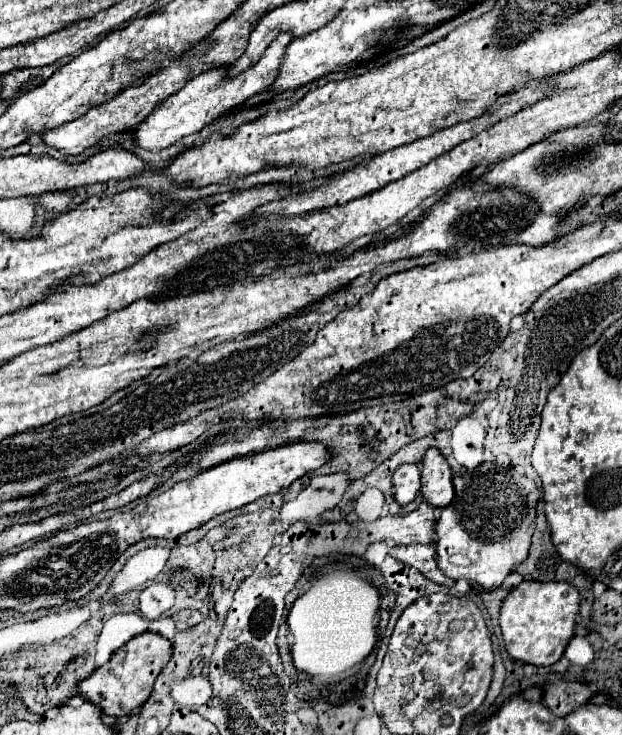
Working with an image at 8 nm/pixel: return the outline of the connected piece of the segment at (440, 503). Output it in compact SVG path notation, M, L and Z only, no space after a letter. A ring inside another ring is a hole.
M429 449L421 461L421 495L433 507L449 507L455 497L453 473L437 449Z

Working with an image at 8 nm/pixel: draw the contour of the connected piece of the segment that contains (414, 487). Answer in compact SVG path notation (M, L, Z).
M401 465L393 473L393 497L399 505L407 505L415 499L419 491L419 467L417 465Z

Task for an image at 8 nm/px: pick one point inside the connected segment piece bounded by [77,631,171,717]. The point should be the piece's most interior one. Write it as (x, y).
(124, 682)

